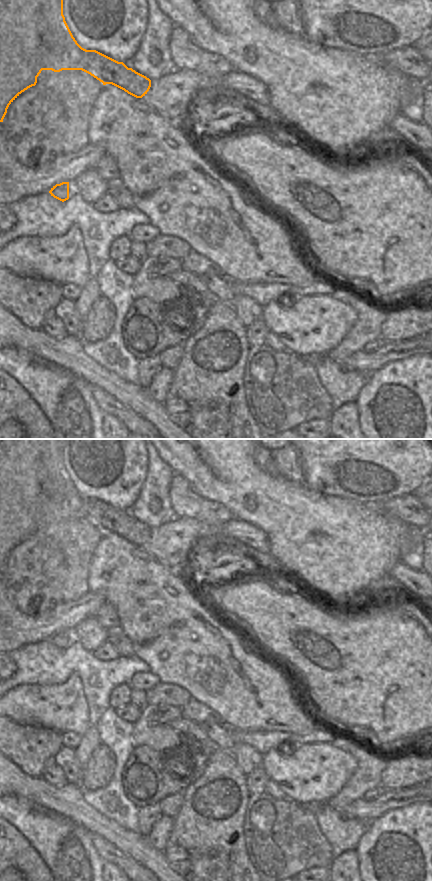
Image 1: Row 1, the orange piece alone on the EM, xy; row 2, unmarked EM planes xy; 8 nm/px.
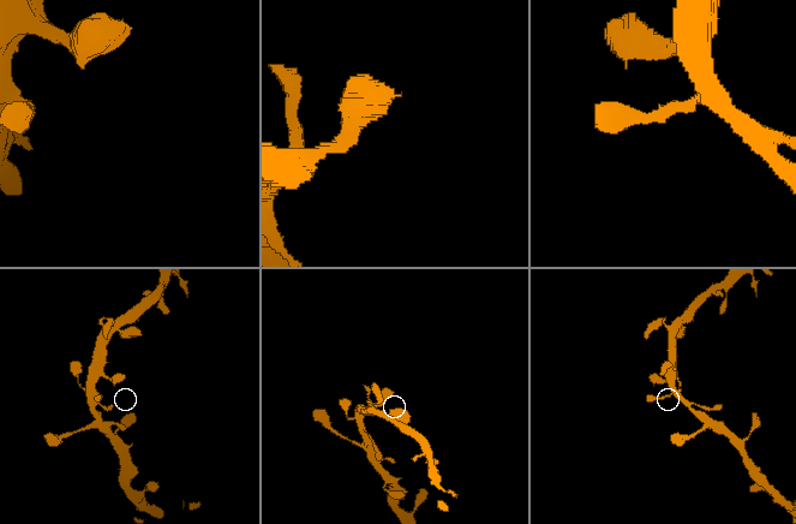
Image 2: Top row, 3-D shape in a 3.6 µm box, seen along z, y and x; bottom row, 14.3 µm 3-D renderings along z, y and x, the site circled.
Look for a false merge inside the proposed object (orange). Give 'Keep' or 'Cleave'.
Keep.

